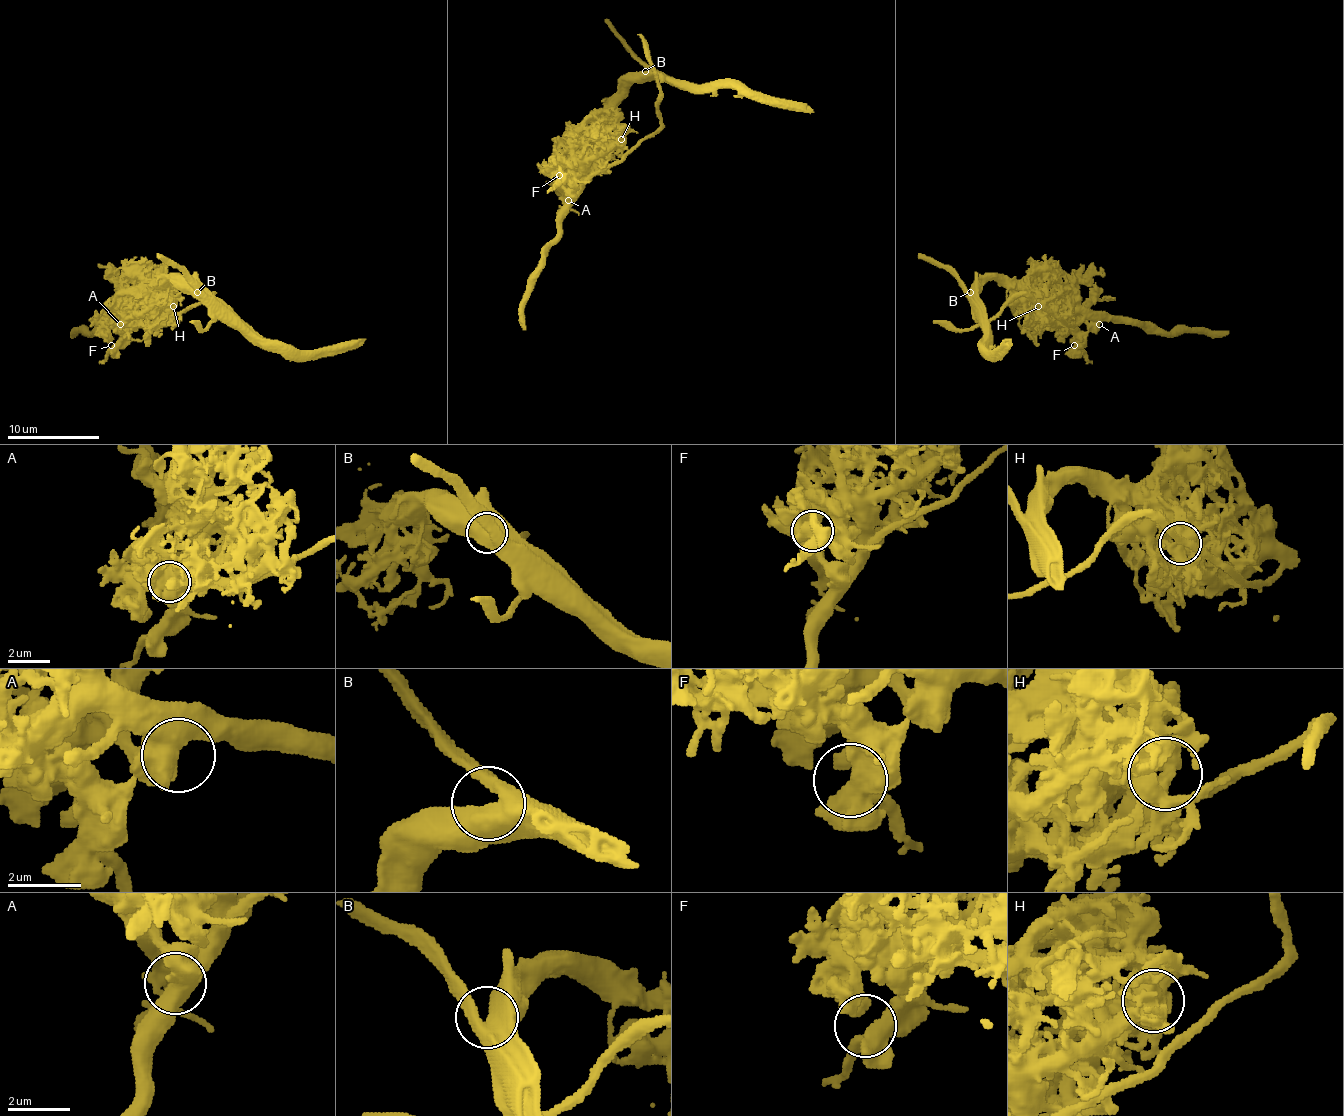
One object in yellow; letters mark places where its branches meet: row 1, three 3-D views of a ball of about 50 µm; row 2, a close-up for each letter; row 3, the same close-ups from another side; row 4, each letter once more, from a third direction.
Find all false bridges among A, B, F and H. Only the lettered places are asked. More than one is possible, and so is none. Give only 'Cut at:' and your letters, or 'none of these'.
Cut at: H

